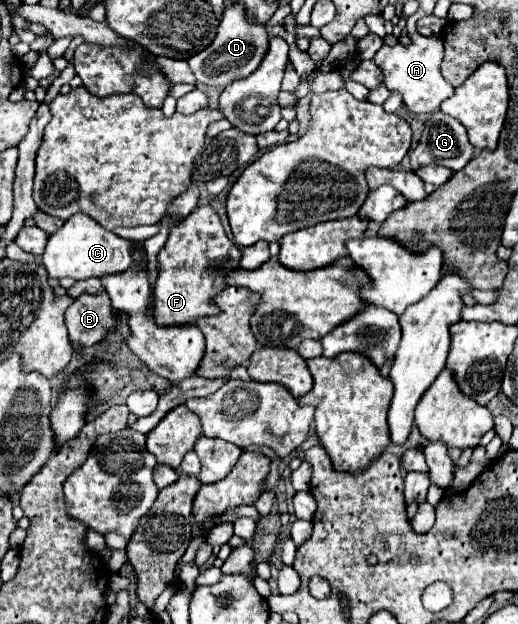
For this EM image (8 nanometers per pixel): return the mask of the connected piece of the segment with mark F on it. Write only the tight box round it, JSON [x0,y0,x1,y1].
[154,205,242,325]

